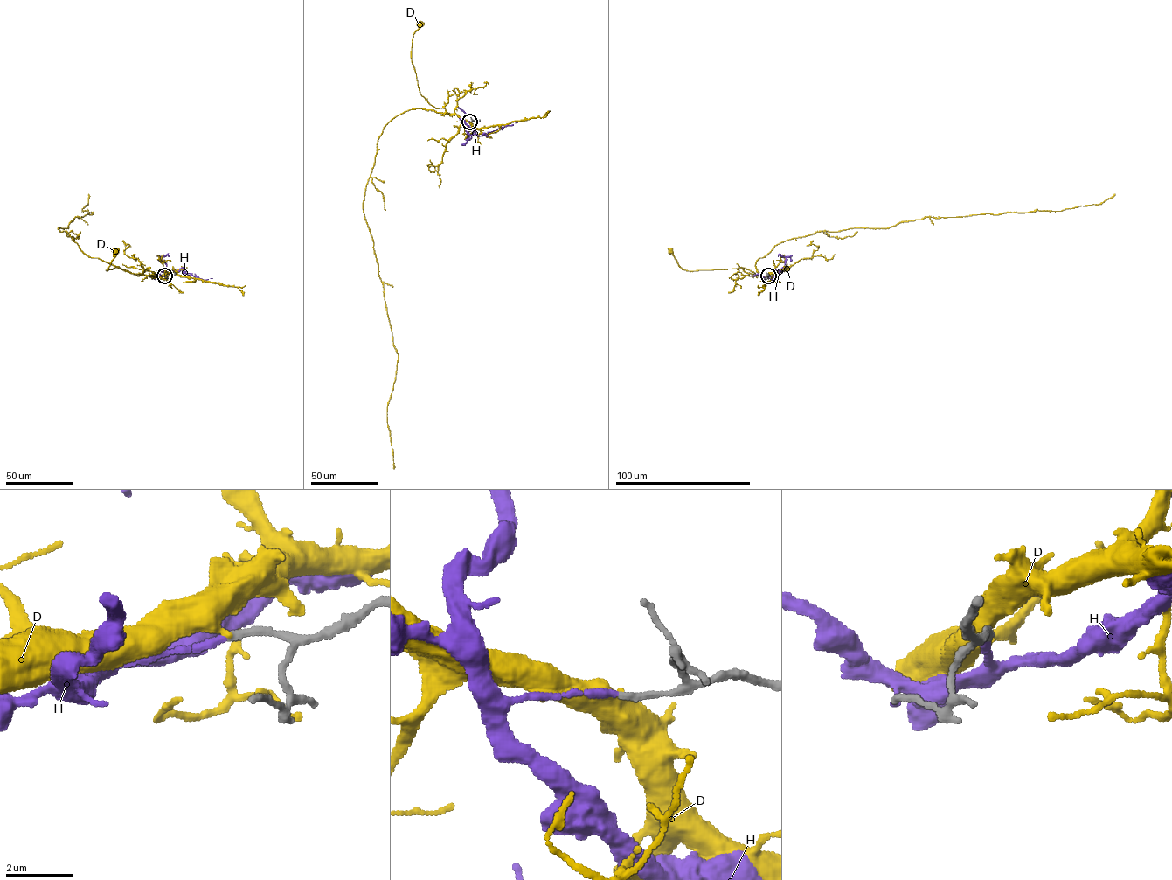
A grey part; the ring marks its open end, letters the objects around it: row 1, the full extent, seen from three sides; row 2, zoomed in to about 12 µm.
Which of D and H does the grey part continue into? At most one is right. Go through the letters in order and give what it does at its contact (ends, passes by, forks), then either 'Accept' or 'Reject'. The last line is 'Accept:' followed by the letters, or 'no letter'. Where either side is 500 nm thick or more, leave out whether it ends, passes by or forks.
D: It ends there. Reject
H: It ends there. Accept
Accept: H

